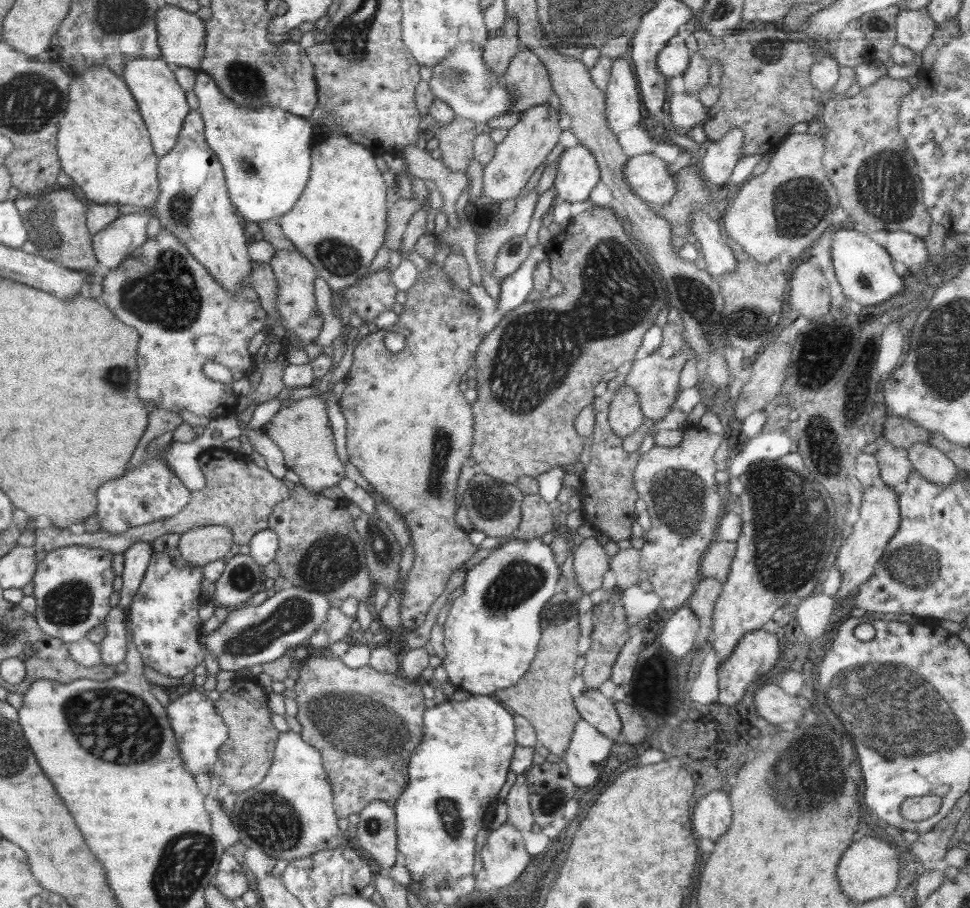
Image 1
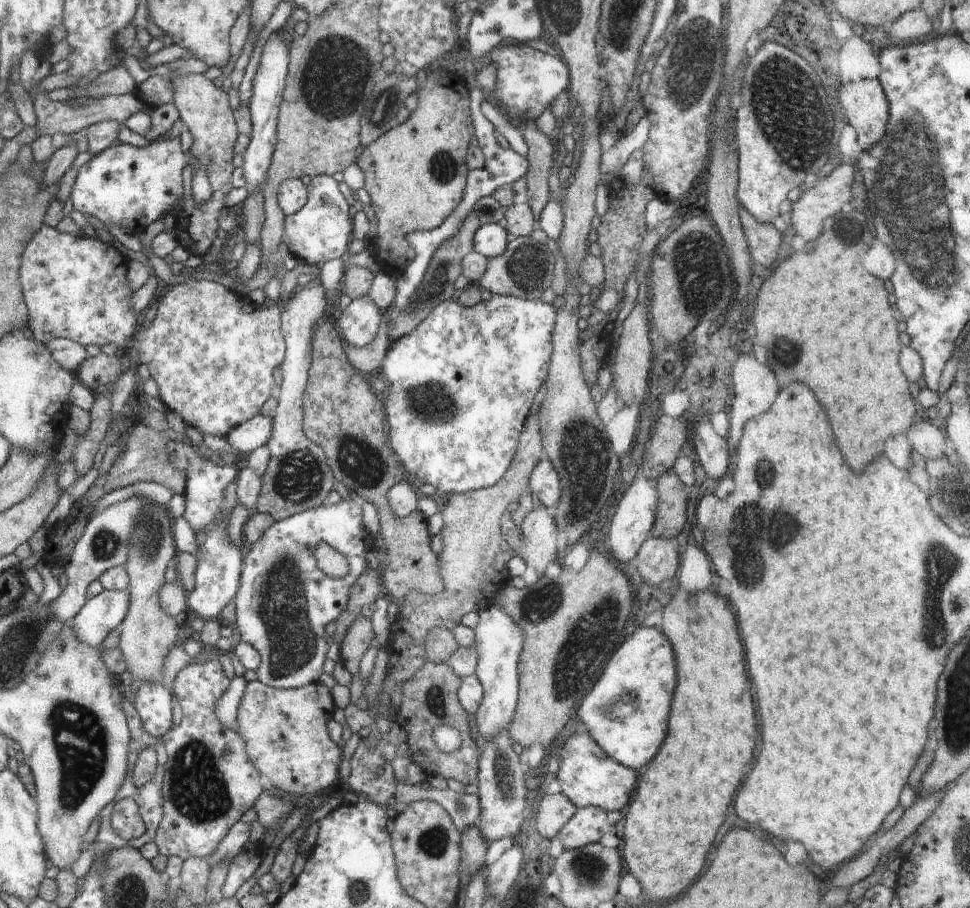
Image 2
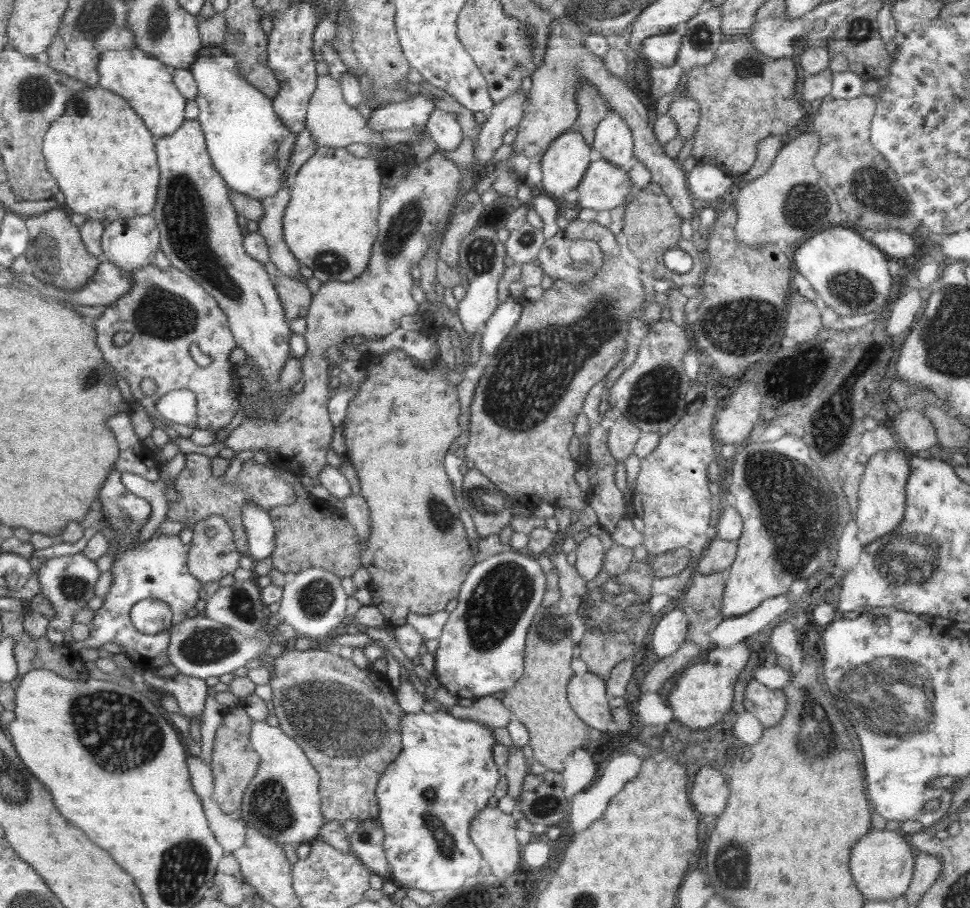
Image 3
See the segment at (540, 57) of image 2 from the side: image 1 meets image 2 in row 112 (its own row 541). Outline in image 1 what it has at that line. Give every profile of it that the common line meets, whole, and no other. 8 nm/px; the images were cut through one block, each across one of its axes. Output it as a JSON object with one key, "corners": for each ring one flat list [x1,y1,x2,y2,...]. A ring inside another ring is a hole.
{"corners":[[518,535,504,539,499,548,492,549,490,555,486,560,474,565,466,573,464,585,464,593,453,601,446,622,443,625,444,631,444,648,446,656,444,657,441,666,446,669,448,673,448,680,459,690,466,690,472,695,484,694,490,695,500,689,508,689,514,686,524,673,528,670,530,663,536,656,537,646,541,639,541,615,544,605,557,593,558,580,561,577,562,570,554,560,554,553,550,545,542,542,541,537,533,537,530,540,520,540]]}

